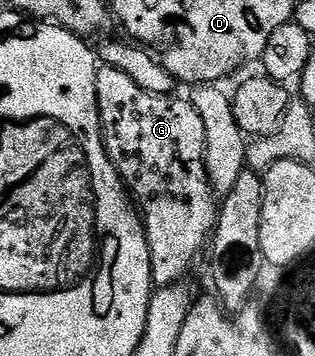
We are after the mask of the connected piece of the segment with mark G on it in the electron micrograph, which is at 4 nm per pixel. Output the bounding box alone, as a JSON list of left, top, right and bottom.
[97,66,219,286]

